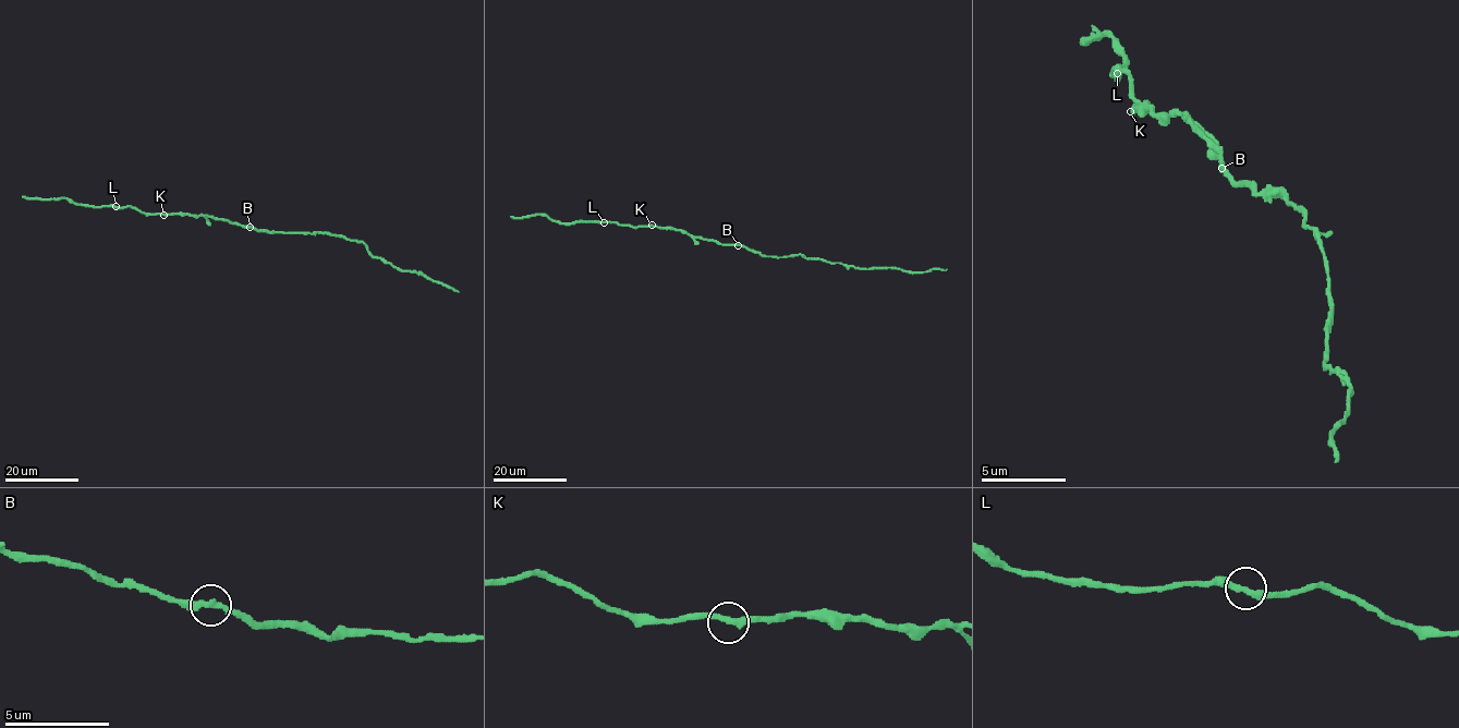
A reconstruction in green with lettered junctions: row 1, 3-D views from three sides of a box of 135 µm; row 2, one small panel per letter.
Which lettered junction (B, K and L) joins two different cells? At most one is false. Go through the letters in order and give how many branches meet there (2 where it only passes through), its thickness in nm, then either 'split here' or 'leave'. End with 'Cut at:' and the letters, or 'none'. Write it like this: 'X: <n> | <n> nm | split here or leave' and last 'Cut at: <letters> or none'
B: 2 | 260 nm | leave
K: 2 | 260 nm | leave
L: 2 | 260 nm | leave
Cut at: none

